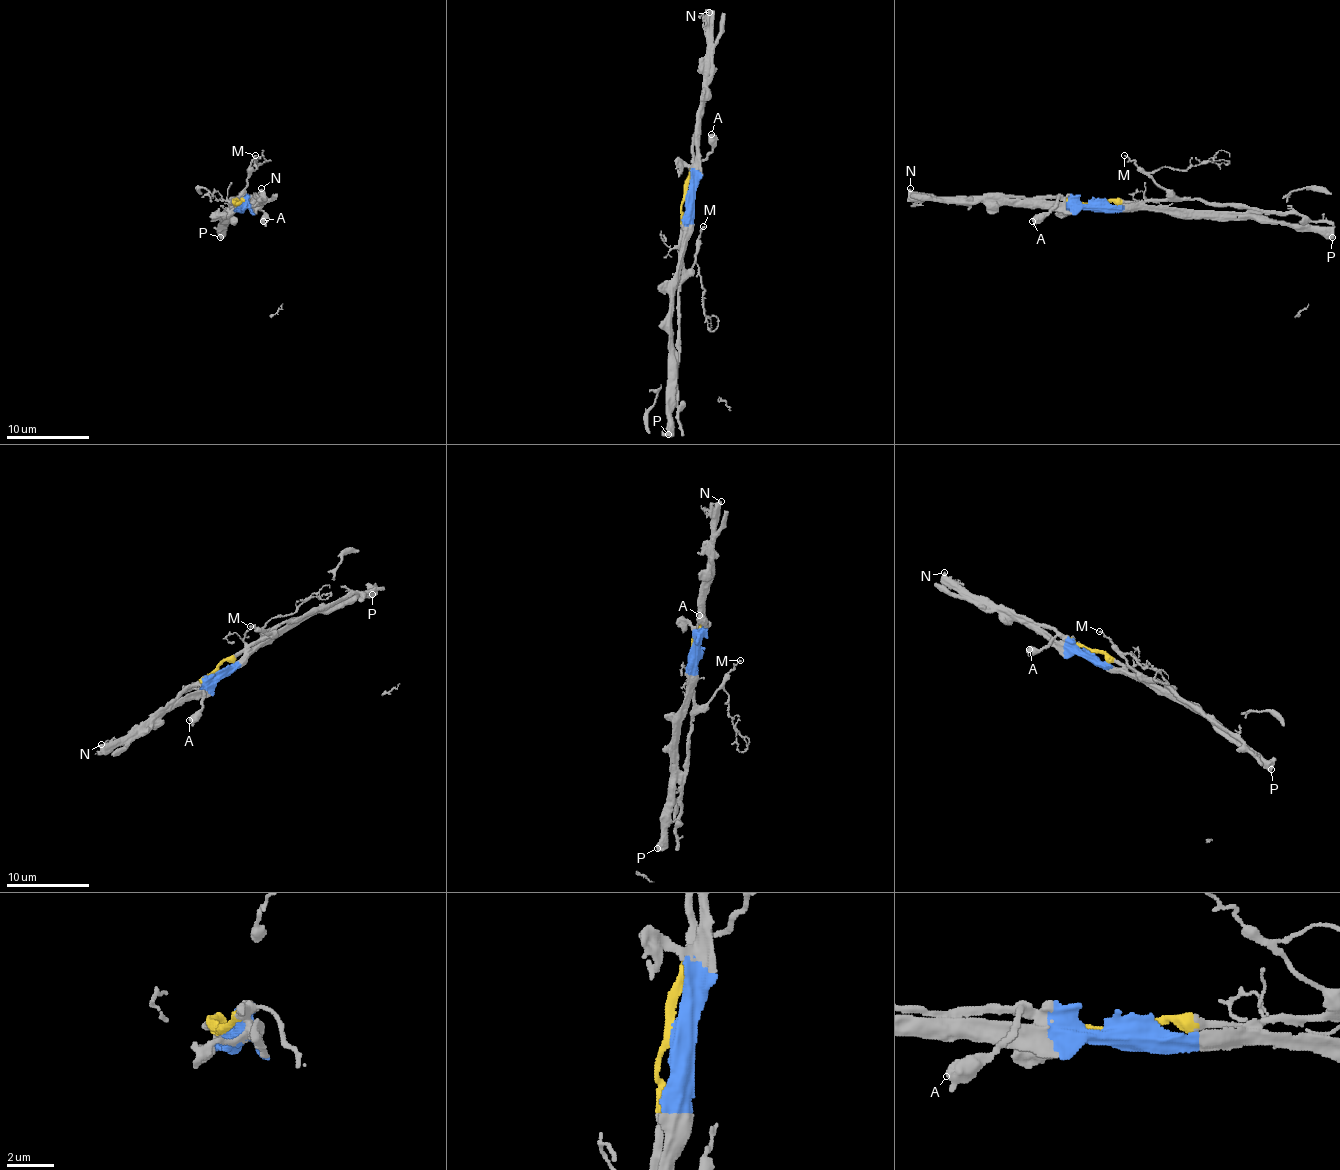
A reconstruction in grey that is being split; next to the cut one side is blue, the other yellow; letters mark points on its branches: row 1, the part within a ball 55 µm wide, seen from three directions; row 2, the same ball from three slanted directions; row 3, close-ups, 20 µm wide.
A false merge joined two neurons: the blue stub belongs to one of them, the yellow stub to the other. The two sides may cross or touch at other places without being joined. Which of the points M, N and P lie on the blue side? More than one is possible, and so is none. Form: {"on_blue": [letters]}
{"on_blue": ["N", "P"]}

